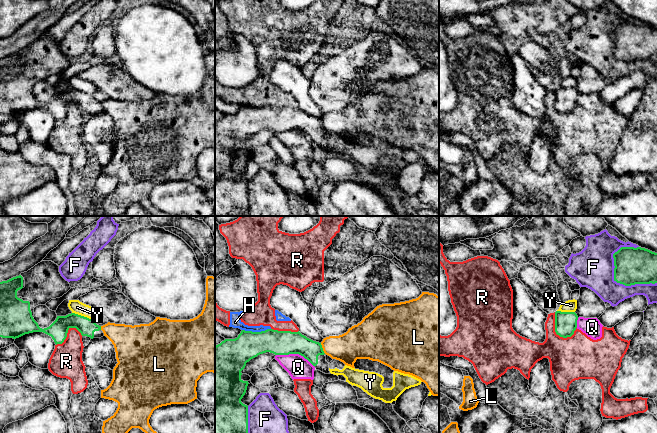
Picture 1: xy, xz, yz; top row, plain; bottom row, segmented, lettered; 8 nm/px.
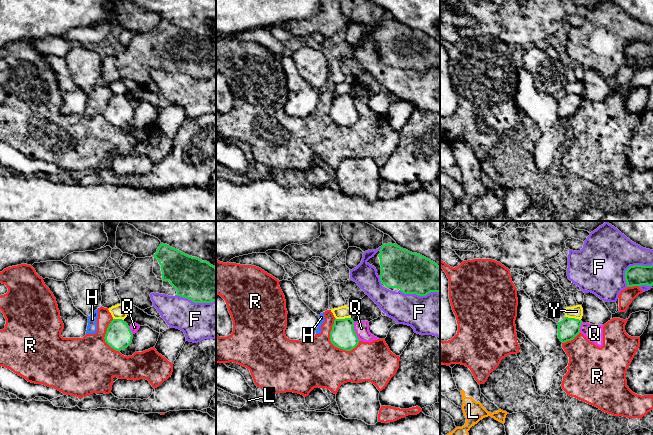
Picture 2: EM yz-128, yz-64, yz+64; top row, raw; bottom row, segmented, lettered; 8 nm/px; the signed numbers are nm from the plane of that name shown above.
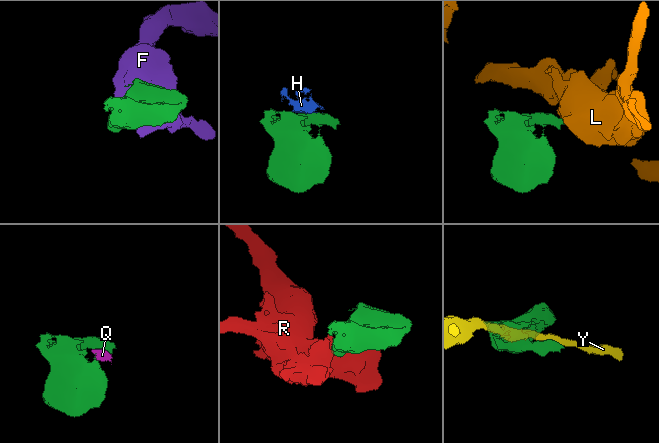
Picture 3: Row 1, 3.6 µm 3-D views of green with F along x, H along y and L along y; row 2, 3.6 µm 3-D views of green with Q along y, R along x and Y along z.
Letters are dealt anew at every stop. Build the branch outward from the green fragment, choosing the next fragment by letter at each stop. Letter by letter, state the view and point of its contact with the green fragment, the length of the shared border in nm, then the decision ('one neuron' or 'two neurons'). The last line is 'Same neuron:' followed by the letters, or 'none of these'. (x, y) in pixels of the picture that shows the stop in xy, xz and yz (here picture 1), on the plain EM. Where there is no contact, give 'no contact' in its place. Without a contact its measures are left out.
F: yz (623, 60) | 420 nm | two neurons
H: xz (256, 108) | 240 nm | two neurons
L: xz (322, 124) | 100 nm | two neurons
Q: xz (295, 129) | 320 nm | two neurons
R: yz (555, 106) | 240 nm | two neurons
Y: xy (82, 92) | 170 nm | two neurons
Same neuron: none of these

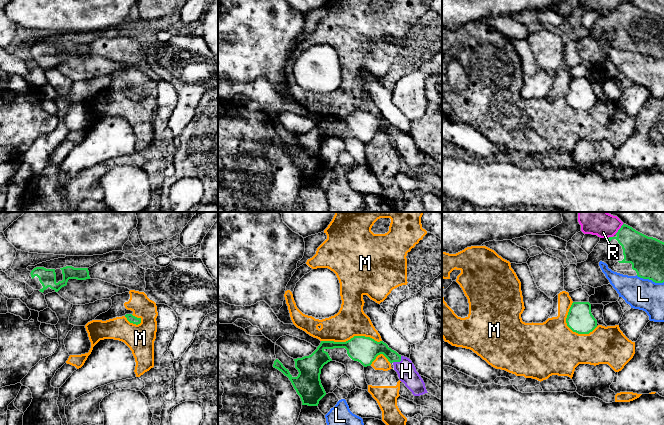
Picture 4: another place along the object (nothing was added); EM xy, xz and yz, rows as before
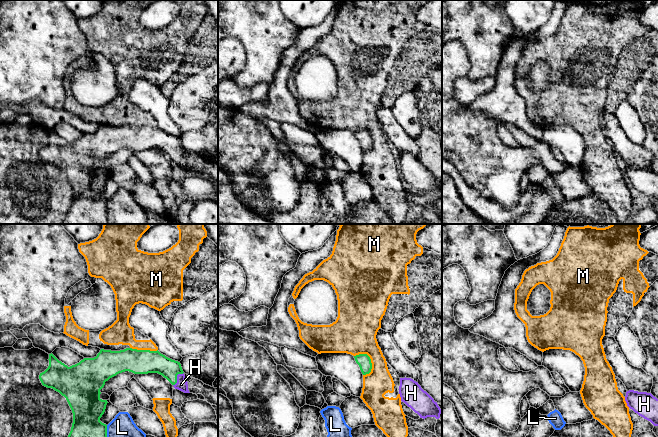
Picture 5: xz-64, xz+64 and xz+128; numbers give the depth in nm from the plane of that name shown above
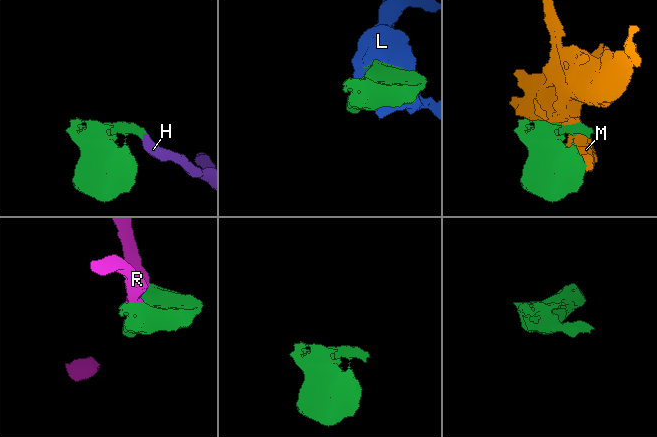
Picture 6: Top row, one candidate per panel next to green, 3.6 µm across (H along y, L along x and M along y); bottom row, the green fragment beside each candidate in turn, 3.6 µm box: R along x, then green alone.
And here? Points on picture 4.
H: xz (398, 137) | 90 nm | one neuron
L: yz (650, 55) | 240 nm | two neurons
M: xz (351, 114) | 480 nm | two neurons
R: yz (619, 5) | 100 nm | two neurons
Same neuron: H

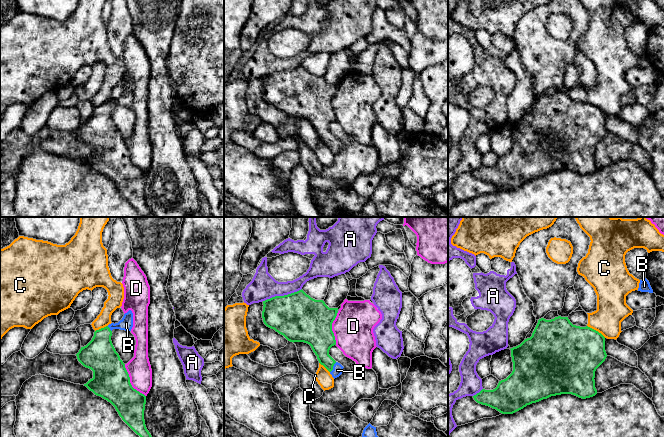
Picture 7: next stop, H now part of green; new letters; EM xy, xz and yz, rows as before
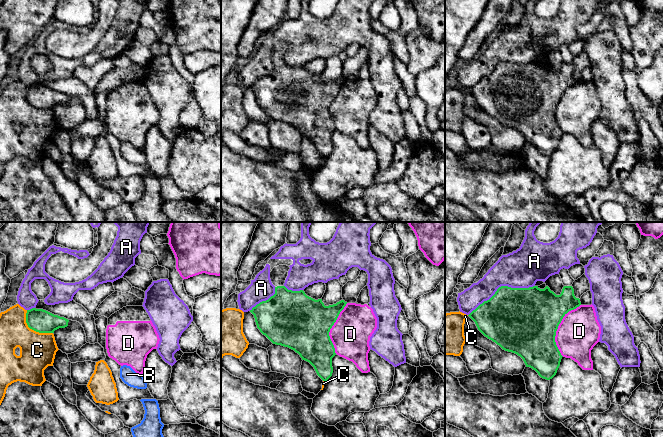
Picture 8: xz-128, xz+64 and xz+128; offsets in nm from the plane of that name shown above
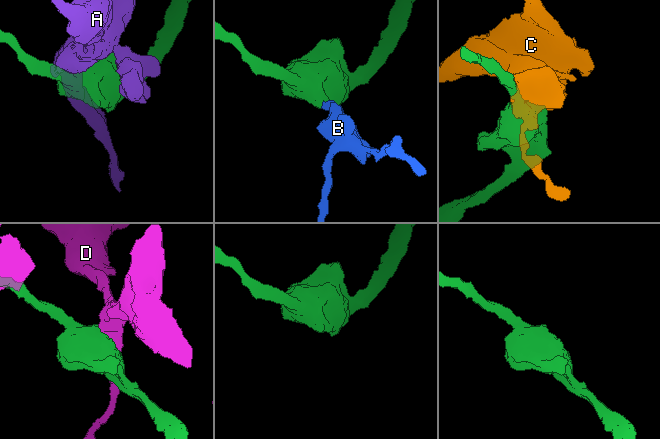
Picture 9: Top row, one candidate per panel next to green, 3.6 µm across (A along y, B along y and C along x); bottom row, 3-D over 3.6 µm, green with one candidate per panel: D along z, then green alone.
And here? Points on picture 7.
A: xz (282, 72) | 320 nm | two neurons
B: xz (332, 143) | 100 nm | one neuron
C: yz (595, 106) | 180 nm | two neurons
D: xy (129, 158) | 320 nm | two neurons
Same neuron: B

